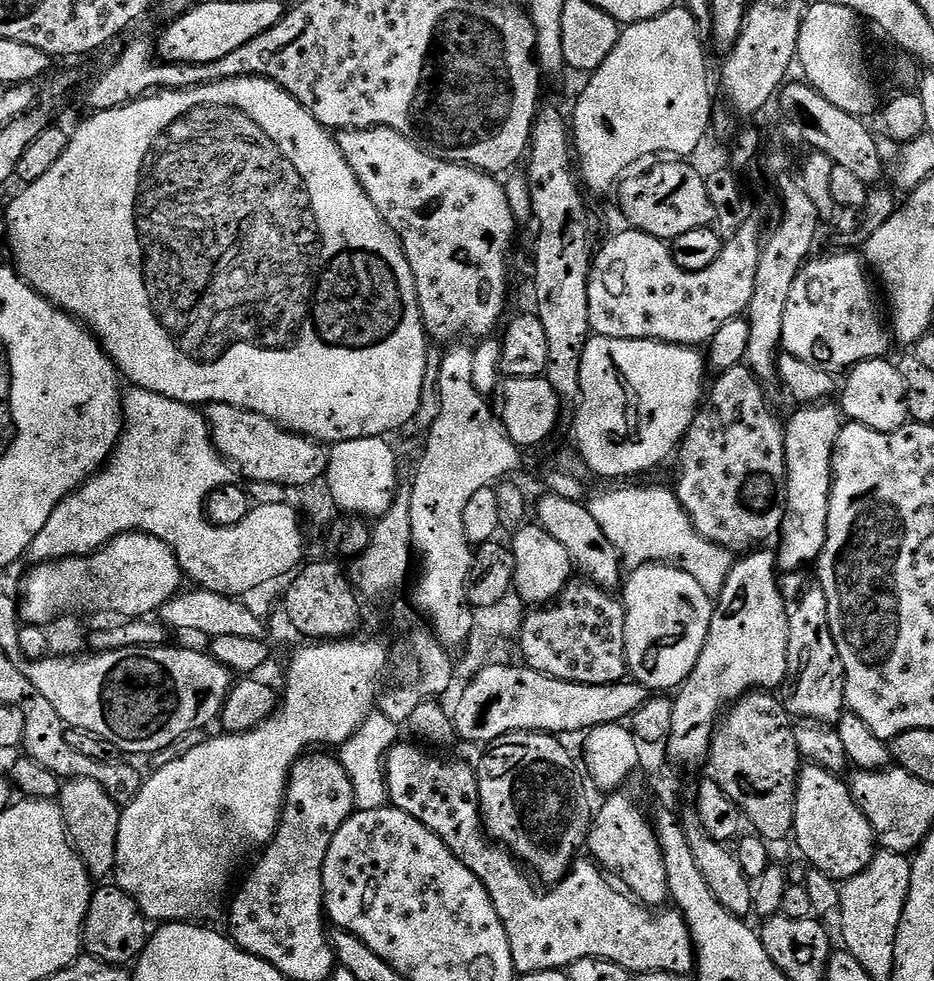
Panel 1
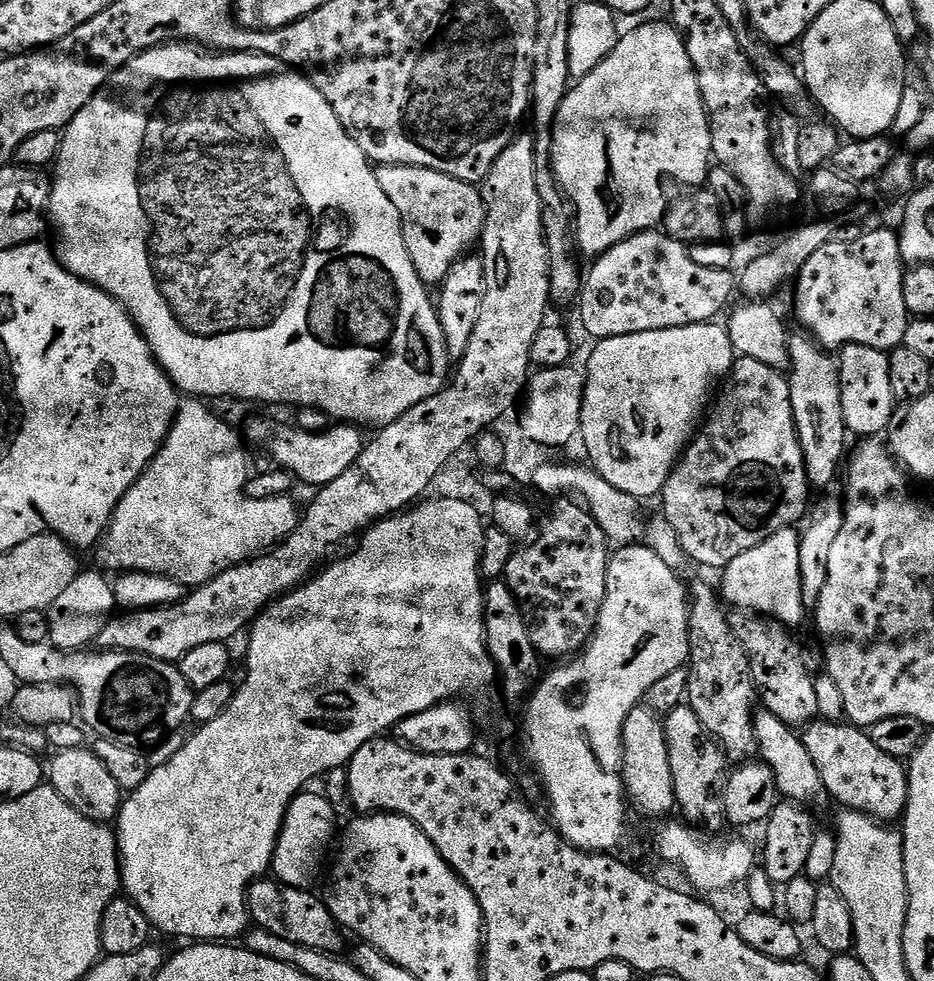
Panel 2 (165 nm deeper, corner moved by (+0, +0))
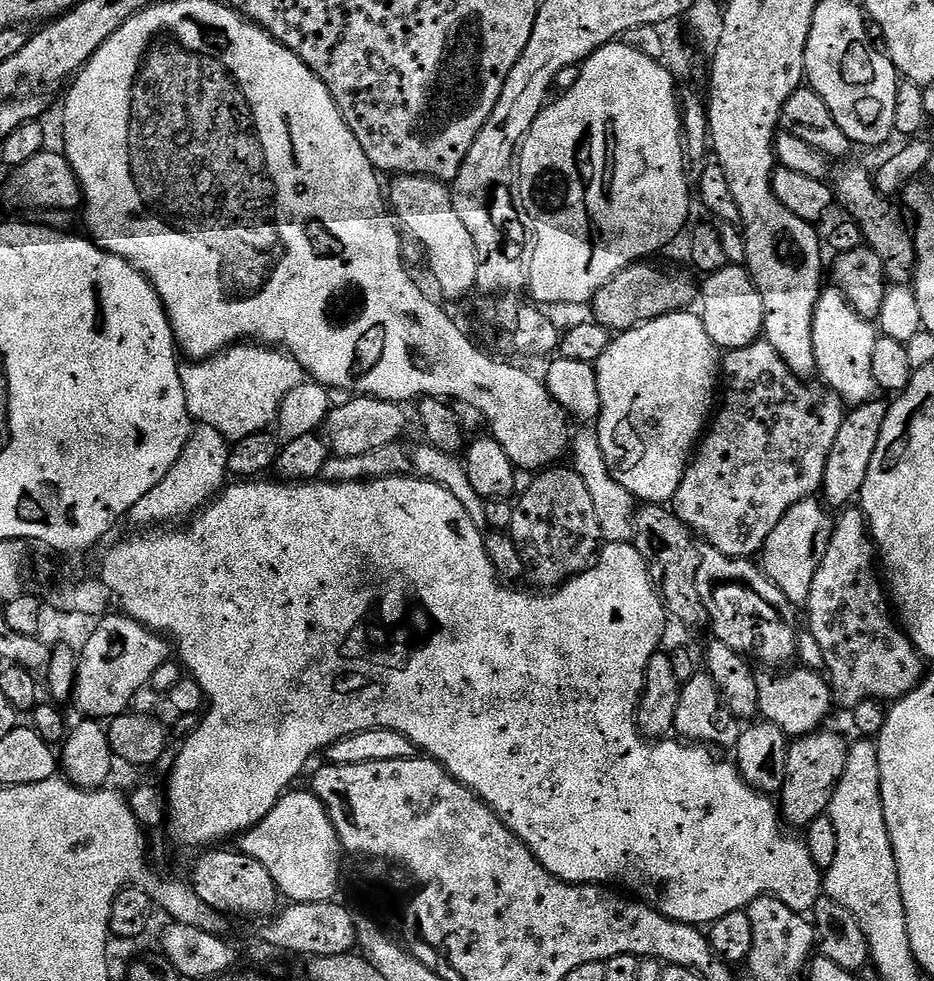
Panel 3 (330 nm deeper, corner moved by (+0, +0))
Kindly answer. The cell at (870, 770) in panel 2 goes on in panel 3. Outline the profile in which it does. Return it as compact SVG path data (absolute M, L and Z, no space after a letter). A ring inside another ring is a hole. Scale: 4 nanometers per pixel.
M803 666L787 670L764 670L756 677L758 686L758 712L767 723L778 726L789 738L815 732L832 712L834 697L832 685L819 671Z

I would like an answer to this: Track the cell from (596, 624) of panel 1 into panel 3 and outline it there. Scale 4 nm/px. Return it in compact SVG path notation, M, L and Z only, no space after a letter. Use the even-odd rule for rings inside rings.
M549 466L533 475L530 487L514 500L510 534L522 554L526 580L536 590L555 590L596 562L602 547L594 498L575 467Z

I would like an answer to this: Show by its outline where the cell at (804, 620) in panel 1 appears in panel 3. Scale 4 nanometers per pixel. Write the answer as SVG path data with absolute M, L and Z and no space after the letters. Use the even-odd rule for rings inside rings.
M877 398L855 405L844 417L838 438L834 438L834 446L830 446L830 458L826 458L822 500L829 509L843 509L859 497L866 482L866 470L870 470L870 458L874 458L874 450L882 434L882 422L886 422L888 404L882 400Z

